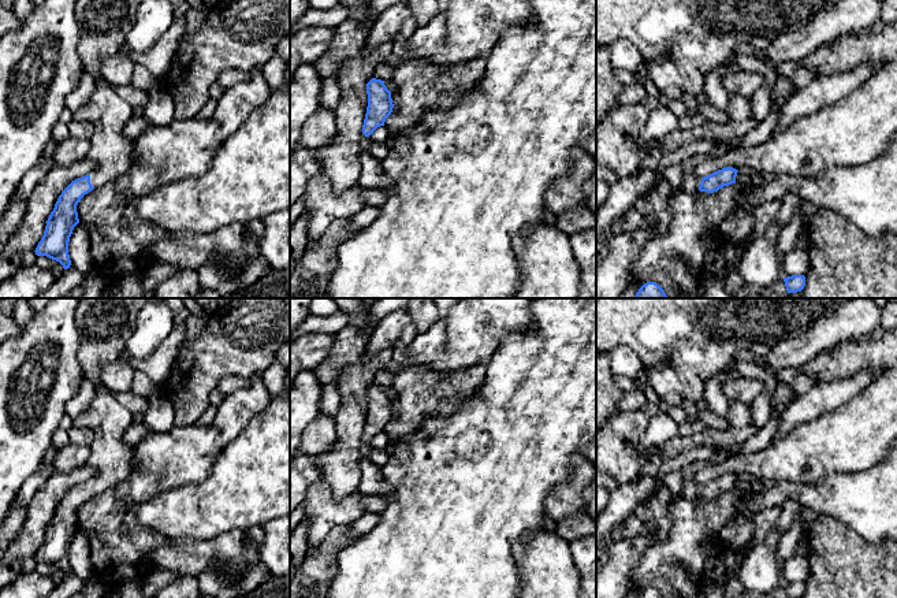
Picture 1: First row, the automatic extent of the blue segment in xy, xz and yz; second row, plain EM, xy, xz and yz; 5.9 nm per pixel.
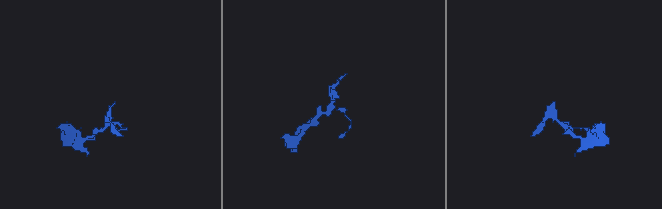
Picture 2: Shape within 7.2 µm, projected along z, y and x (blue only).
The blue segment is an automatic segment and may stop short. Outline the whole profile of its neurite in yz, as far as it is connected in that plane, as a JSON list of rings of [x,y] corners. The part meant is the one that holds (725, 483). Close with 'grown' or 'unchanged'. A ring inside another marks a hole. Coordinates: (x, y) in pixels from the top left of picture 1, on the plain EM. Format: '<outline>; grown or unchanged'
[[[721,447],[718,452],[707,461],[695,461],[693,464],[685,467],[682,469],[682,495],[688,499],[696,498],[707,498],[714,499],[722,495],[723,493],[729,493],[736,490],[736,483],[738,476],[733,473],[726,473],[712,479],[708,483],[700,484],[696,480],[696,475],[710,465],[717,465],[726,460],[729,454],[726,454]]]; grown

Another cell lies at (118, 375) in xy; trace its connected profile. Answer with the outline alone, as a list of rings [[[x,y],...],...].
[[[119,357],[100,368],[103,383],[113,393],[130,391],[135,369],[124,359]]]

